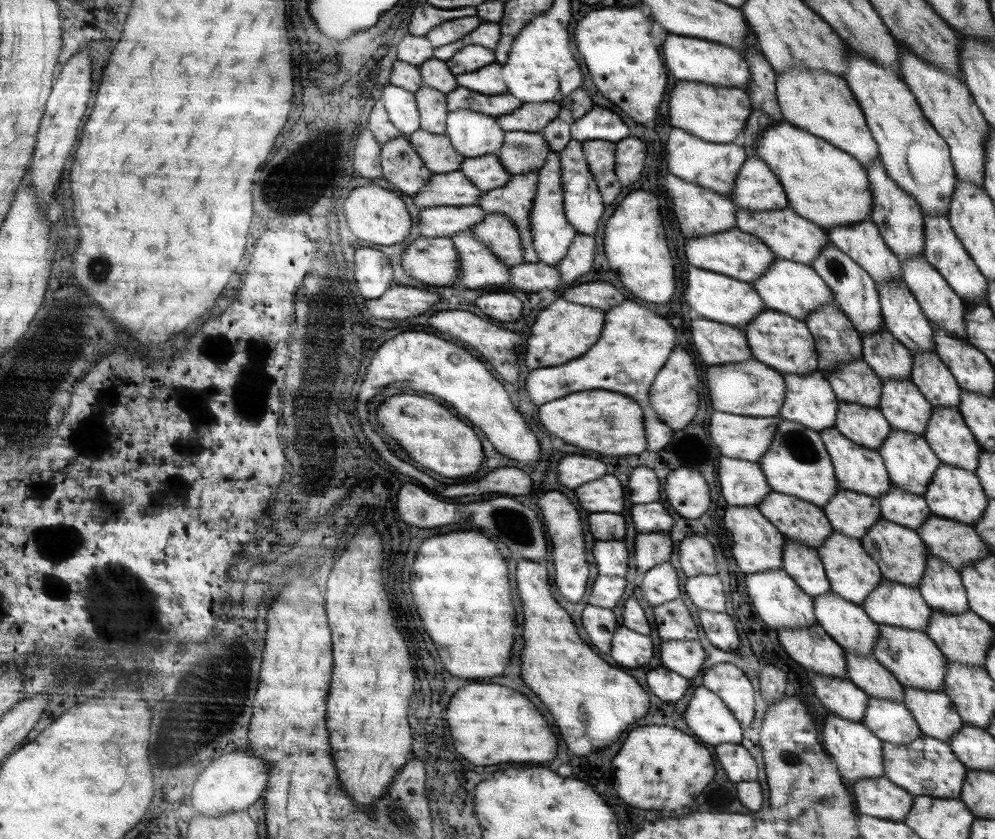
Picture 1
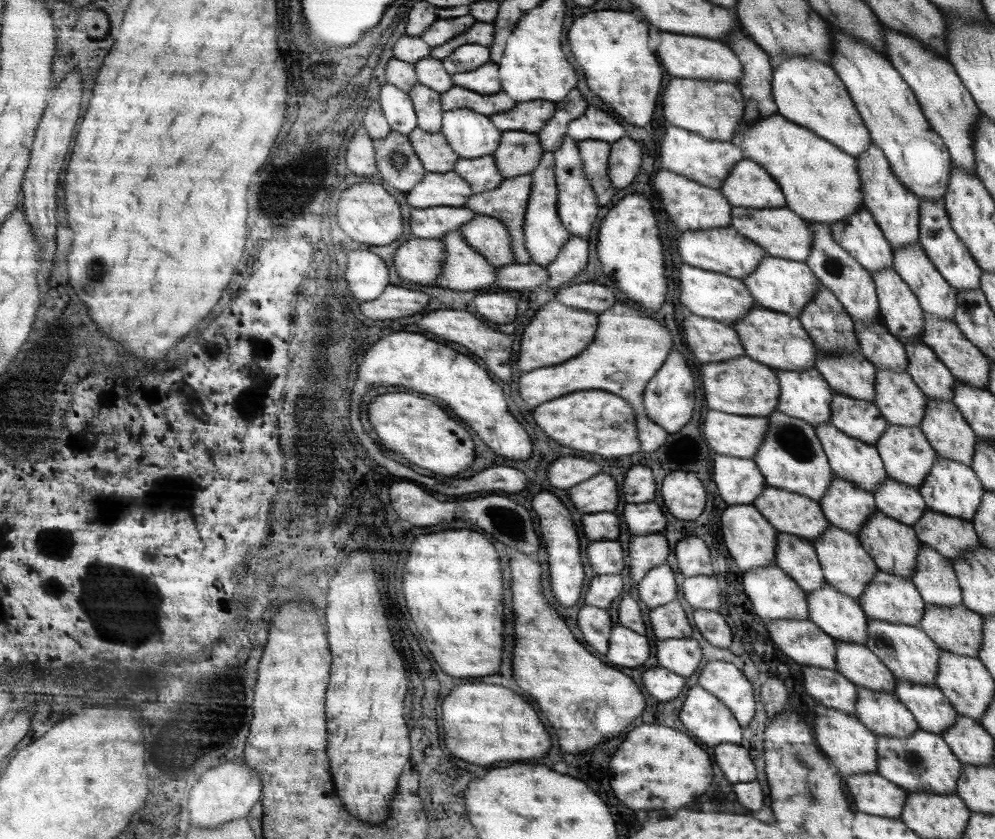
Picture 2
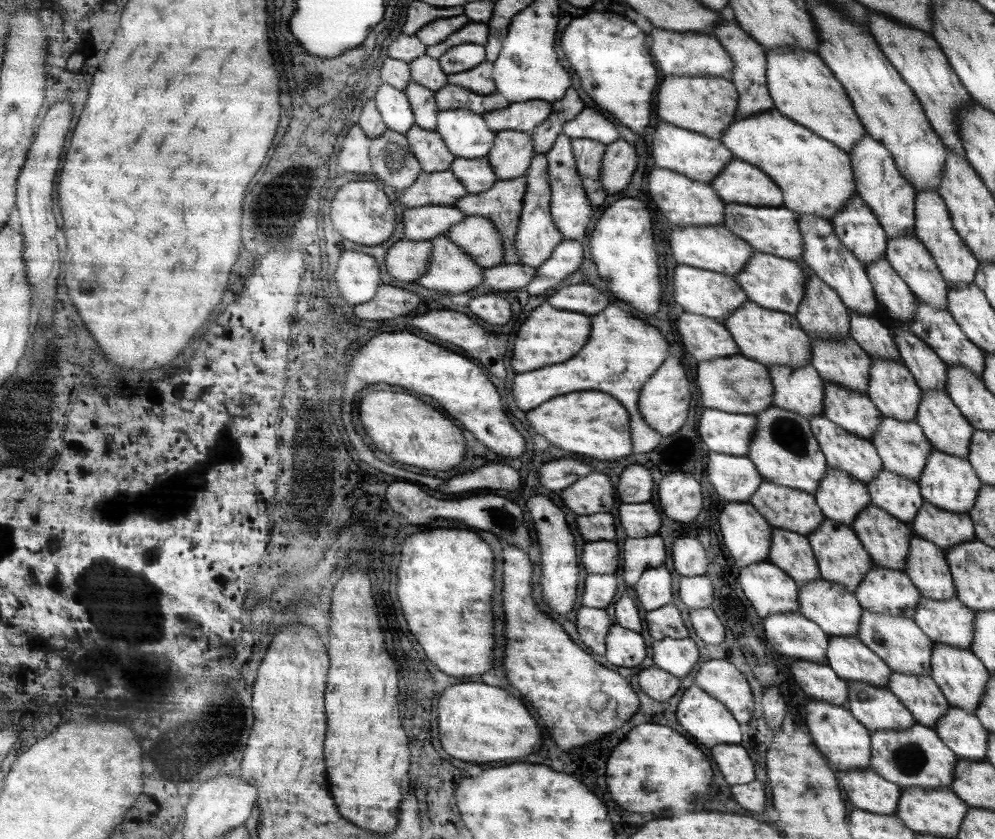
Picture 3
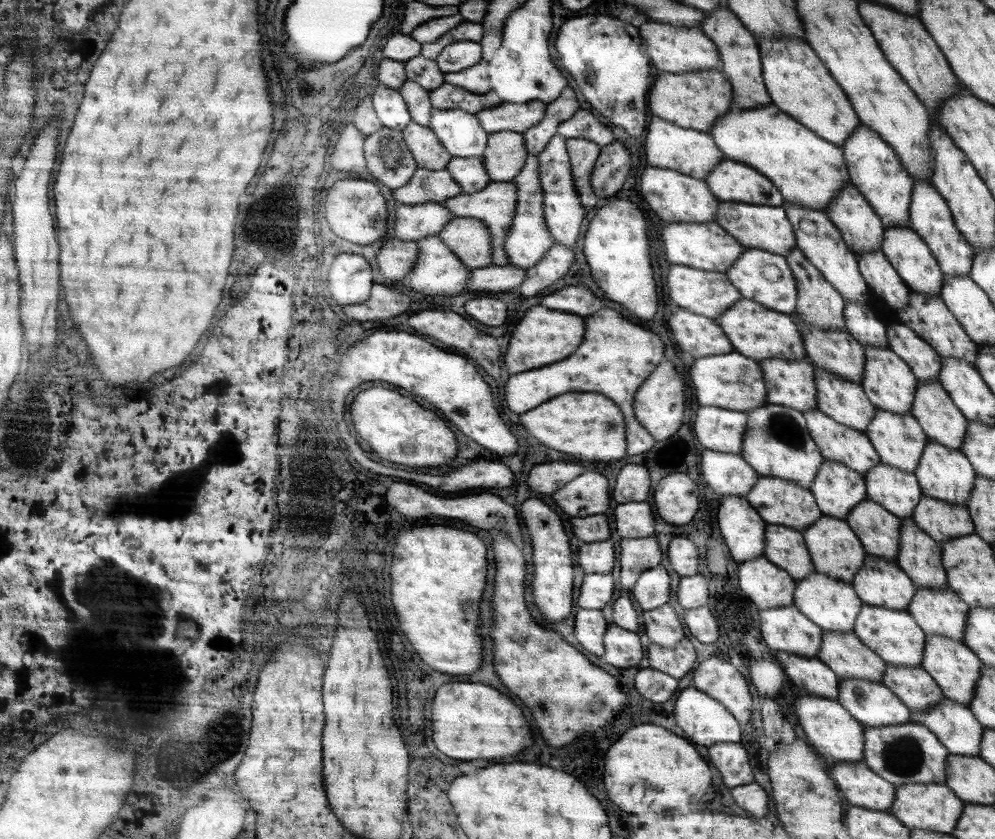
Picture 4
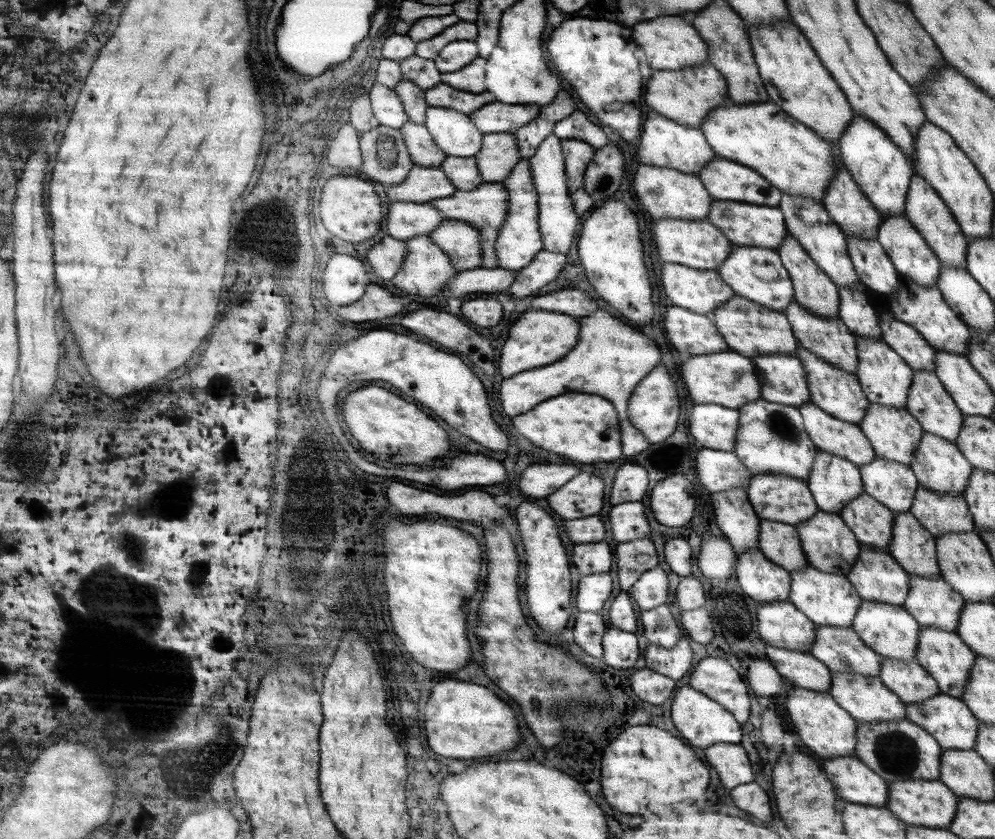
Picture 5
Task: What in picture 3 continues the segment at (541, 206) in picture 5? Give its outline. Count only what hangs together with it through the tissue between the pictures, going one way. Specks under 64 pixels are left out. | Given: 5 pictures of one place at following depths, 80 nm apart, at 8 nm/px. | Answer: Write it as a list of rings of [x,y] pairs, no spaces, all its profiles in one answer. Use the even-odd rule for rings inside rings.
[[[563,133],[558,134],[551,150],[545,152],[544,155],[548,160],[549,184],[552,192],[549,214],[551,214],[558,231],[564,236],[564,240],[581,241],[585,238],[585,230],[587,230],[587,224],[591,218],[591,208],[587,202],[582,178],[577,172],[571,138]]]

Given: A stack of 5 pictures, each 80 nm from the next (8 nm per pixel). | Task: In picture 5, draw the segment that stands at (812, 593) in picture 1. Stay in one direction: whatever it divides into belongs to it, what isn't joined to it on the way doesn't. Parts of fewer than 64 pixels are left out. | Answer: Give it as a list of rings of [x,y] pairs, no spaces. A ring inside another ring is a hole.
[[[760,519],[757,546],[773,564],[780,565],[788,572],[808,566],[794,525]]]

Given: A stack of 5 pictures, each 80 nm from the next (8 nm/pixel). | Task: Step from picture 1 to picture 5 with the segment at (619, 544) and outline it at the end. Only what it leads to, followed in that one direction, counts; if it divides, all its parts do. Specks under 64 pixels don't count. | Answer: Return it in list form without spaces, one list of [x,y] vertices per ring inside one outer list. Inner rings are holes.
[[[603,541],[577,544],[572,549],[572,561],[581,576],[607,573],[611,566],[611,548]]]

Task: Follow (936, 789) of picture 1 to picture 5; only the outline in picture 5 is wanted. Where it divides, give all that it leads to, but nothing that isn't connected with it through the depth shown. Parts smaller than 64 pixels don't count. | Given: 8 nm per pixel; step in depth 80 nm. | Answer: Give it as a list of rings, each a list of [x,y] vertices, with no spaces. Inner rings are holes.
[[[912,721],[857,722],[856,758],[874,773],[881,772],[885,780],[938,780],[943,747],[920,725]]]

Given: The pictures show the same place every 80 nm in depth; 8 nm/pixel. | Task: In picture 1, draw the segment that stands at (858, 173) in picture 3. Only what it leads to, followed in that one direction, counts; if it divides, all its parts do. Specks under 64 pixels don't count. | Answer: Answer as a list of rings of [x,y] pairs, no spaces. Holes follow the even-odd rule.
[[[878,158],[872,160],[869,166],[864,166],[868,179],[870,180],[870,191],[873,196],[871,207],[871,221],[880,231],[880,235],[884,239],[884,243],[888,245],[897,260],[903,262],[914,258],[914,256],[922,256],[924,252],[924,214],[921,213],[920,205],[916,199],[903,192],[896,184],[888,177],[885,172],[884,165]]]

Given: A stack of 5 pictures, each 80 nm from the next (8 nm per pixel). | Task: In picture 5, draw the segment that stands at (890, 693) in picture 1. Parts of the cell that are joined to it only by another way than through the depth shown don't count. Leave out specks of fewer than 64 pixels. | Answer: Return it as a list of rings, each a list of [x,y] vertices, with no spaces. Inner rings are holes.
[[[817,626],[816,640],[807,653],[820,660],[832,673],[849,672],[861,676],[878,676],[883,659],[879,653],[873,652],[868,645],[865,645],[864,641],[857,636],[857,633],[851,627]]]

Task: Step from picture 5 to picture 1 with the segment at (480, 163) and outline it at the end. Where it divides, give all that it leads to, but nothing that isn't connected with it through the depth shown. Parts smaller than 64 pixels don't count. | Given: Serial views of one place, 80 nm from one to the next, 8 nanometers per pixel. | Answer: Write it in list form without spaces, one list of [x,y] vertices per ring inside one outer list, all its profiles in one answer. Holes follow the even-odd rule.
[[[513,131],[504,133],[504,136],[504,144],[496,156],[509,174],[537,173],[544,166],[551,150],[545,138],[541,138],[540,133]]]

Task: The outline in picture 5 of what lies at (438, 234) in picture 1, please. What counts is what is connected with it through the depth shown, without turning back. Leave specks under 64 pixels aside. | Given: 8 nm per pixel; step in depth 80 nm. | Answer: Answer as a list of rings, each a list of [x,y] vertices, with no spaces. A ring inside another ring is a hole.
[[[391,202],[388,207],[385,234],[395,240],[431,235],[445,219],[431,203]]]

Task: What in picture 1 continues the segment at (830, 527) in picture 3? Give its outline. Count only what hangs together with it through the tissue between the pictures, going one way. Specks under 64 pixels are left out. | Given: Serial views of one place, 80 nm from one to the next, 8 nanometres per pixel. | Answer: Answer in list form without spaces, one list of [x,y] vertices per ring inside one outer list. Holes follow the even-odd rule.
[[[832,531],[823,547],[816,551],[823,562],[824,572],[831,584],[831,591],[843,600],[848,600],[853,604],[861,605],[868,595],[876,590],[878,584],[882,582],[883,574],[880,572],[876,561],[865,552],[865,548],[860,544],[860,540],[847,537],[840,532]]]

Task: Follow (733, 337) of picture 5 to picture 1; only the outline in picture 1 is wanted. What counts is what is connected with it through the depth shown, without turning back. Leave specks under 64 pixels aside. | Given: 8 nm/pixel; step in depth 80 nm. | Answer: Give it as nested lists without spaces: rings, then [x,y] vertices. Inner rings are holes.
[[[764,309],[753,319],[753,324],[749,324],[745,336],[749,336],[749,344],[753,344],[753,358],[781,374],[801,376],[818,370],[819,357],[815,340],[804,321],[795,320],[785,313]]]

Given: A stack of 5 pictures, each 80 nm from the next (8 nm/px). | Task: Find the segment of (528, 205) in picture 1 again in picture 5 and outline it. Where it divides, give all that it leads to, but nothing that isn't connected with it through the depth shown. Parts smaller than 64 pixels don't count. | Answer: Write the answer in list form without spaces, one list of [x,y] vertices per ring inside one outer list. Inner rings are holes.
[[[485,183],[469,192],[456,190],[451,196],[431,200],[445,219],[460,220],[477,229],[481,237],[481,268],[498,267],[498,258],[494,253],[494,241],[500,236],[500,228],[508,216],[508,190],[501,183]]]

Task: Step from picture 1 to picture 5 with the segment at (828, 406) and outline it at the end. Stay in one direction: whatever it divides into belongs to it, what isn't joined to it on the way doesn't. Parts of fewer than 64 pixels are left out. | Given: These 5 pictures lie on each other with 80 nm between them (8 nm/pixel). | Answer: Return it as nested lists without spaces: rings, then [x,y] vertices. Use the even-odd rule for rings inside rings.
[[[793,355],[755,356],[753,362],[761,382],[760,398],[799,410],[809,403],[809,388],[802,360]]]

